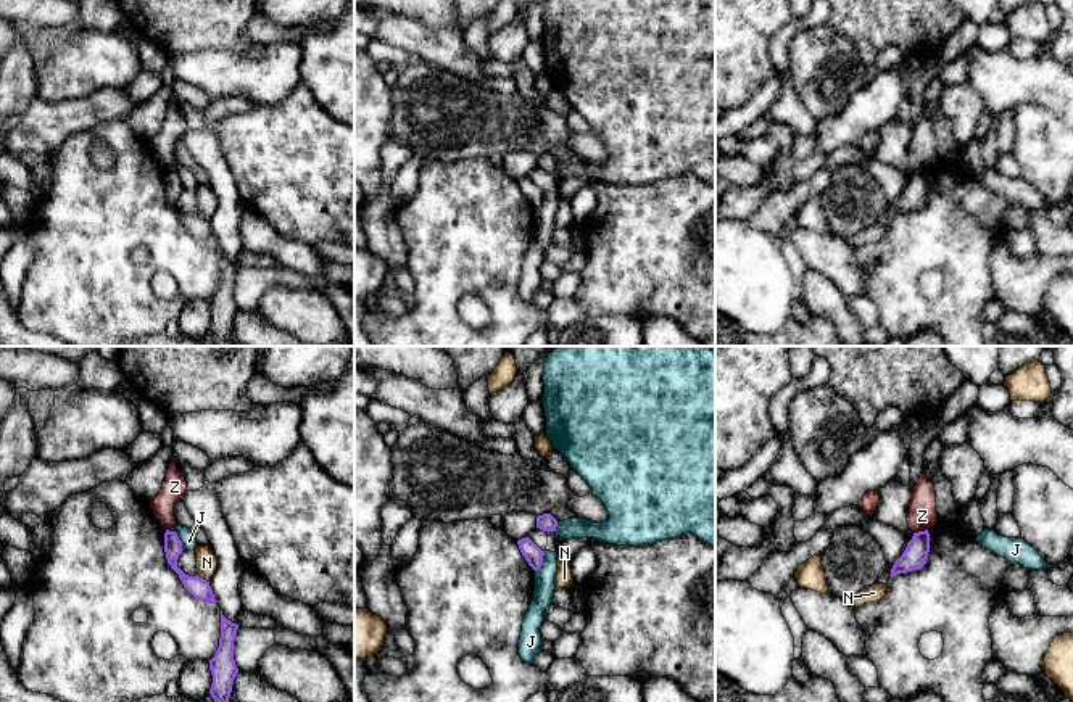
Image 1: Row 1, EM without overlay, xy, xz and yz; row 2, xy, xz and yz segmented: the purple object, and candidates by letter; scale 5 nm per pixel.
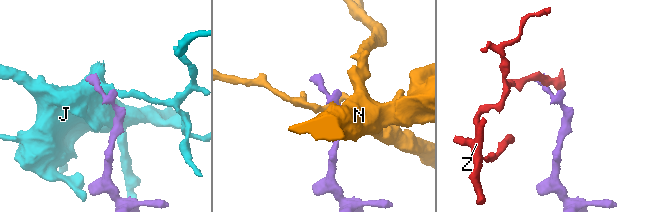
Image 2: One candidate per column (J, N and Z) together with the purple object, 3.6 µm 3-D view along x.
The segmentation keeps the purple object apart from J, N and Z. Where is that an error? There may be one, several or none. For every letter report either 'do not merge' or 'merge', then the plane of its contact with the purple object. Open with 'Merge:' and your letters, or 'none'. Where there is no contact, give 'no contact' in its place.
Merge: none
J: do not merge; meets purple in xz
N: do not merge; meets purple in xy
Z: do not merge; meets purple in yz

